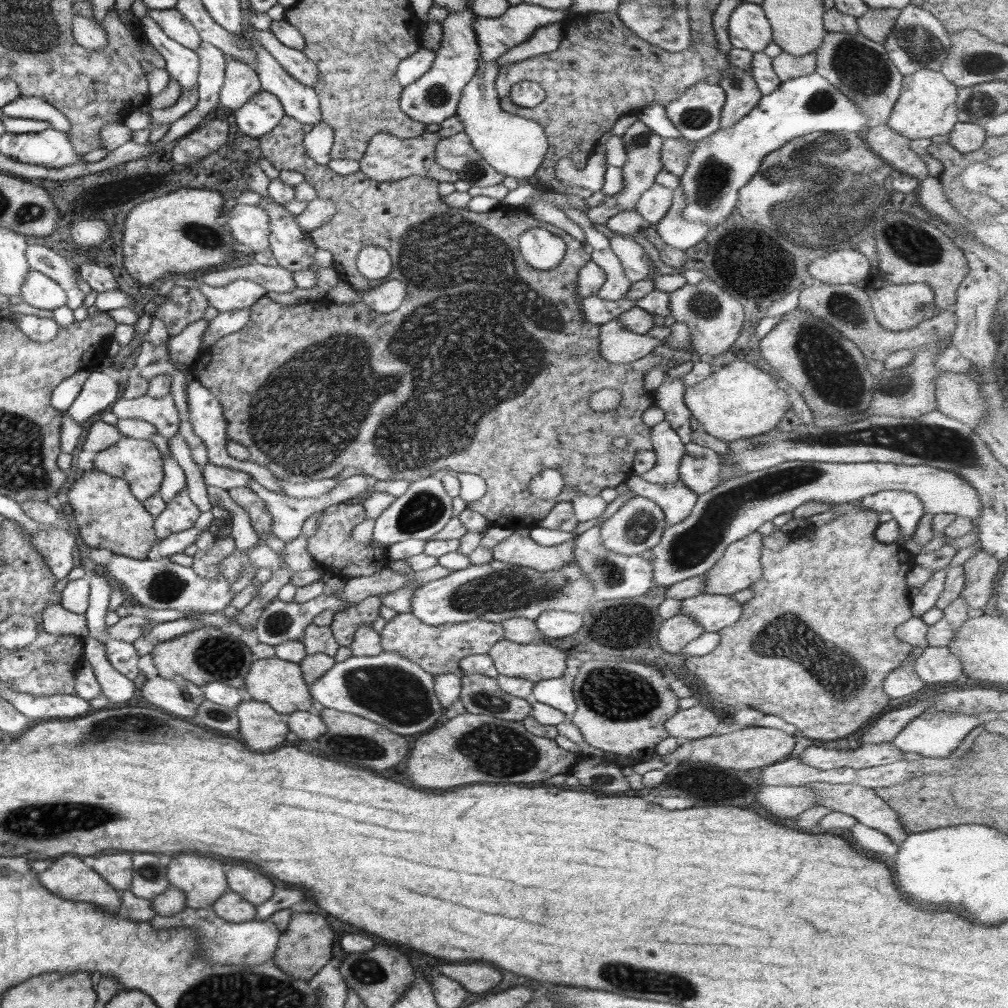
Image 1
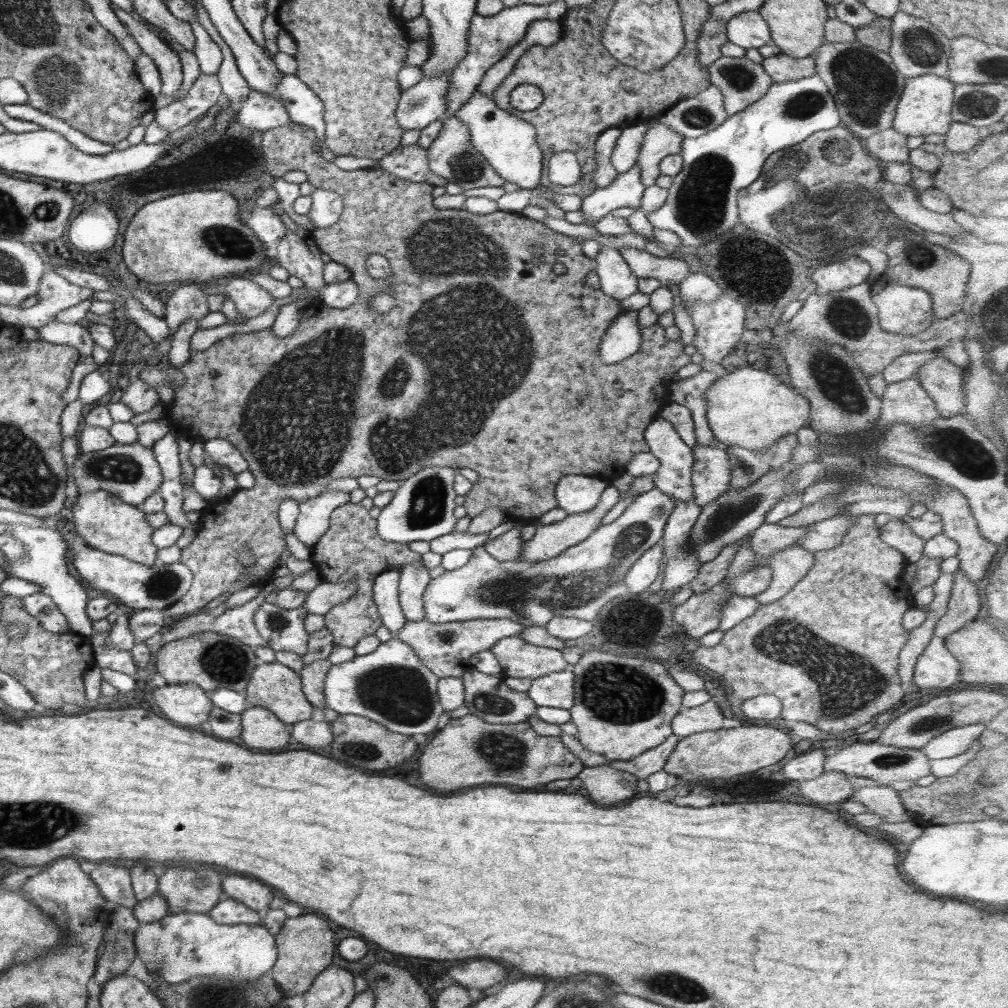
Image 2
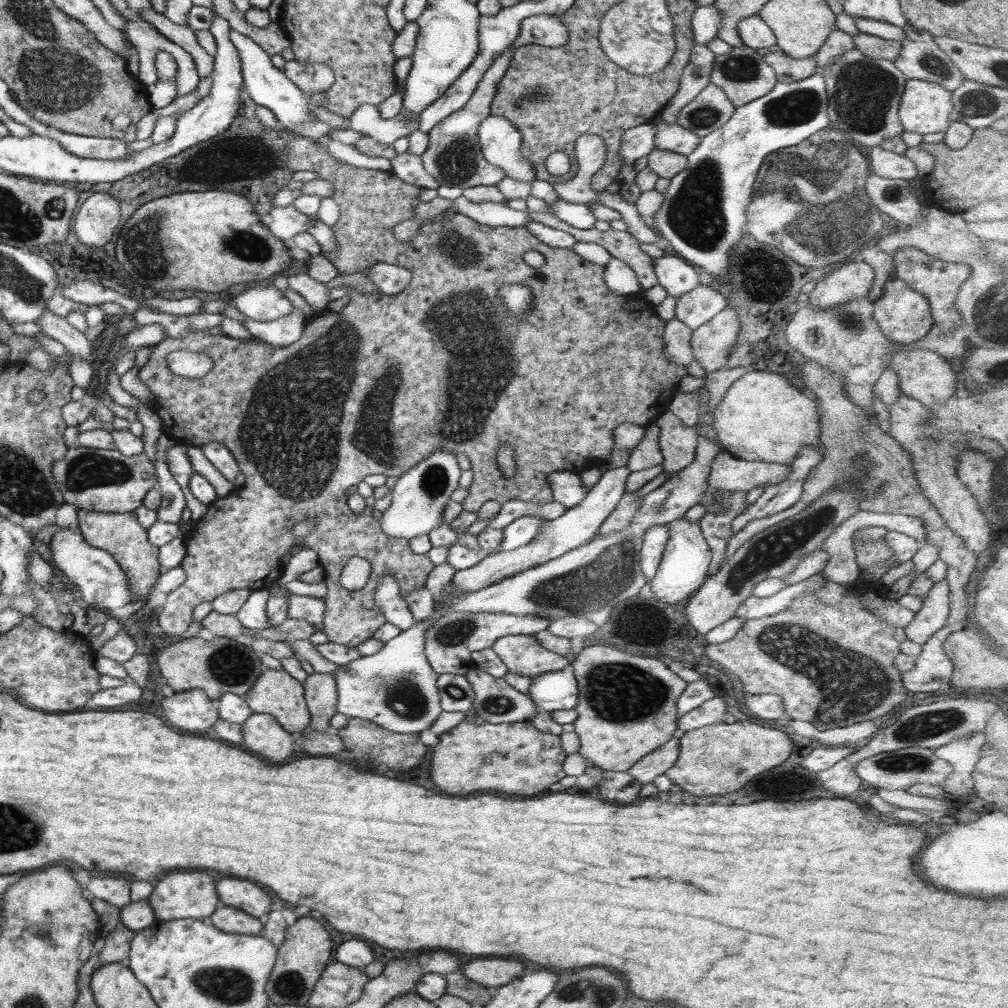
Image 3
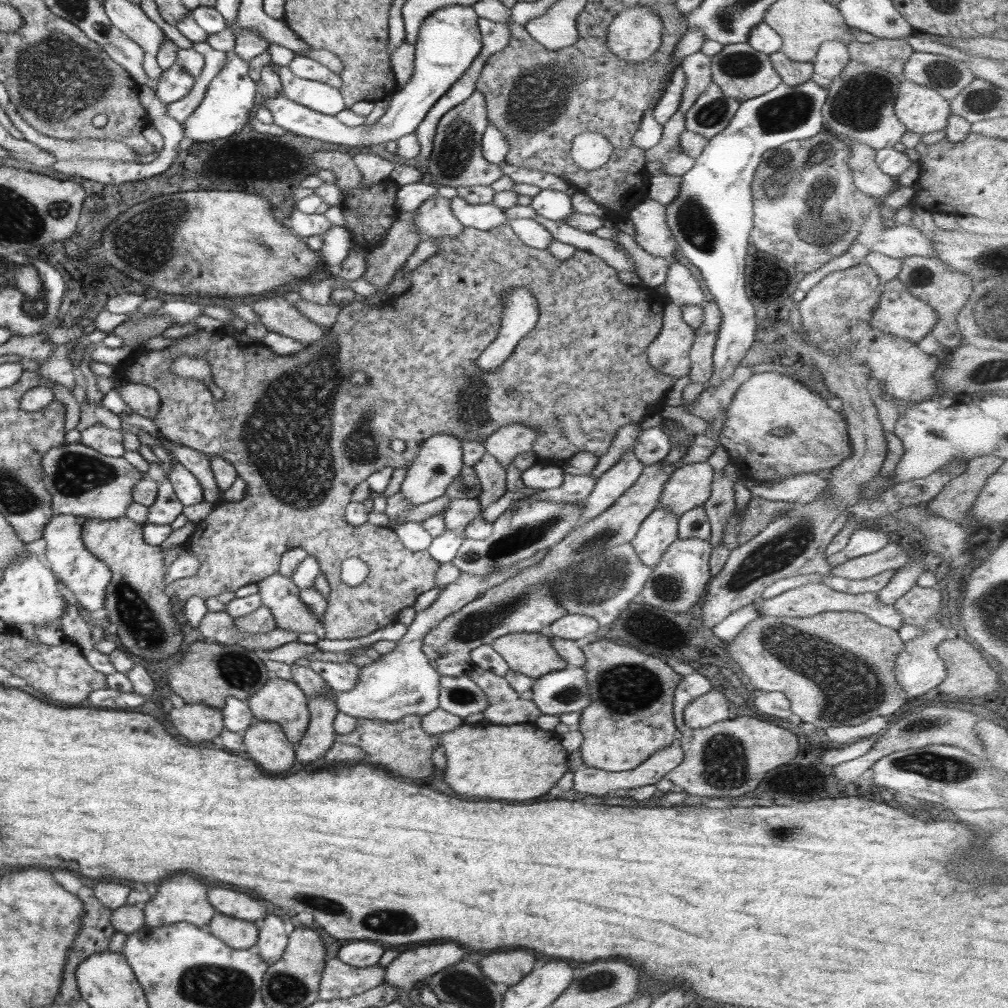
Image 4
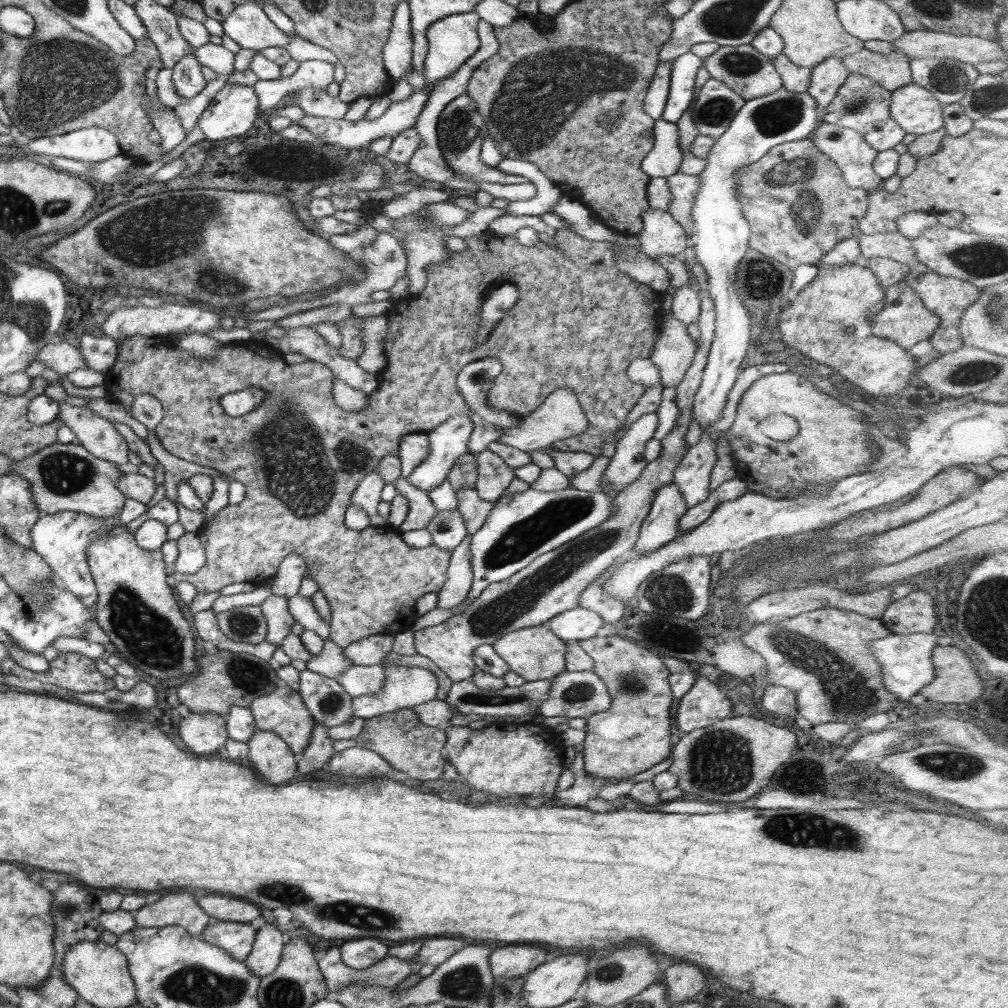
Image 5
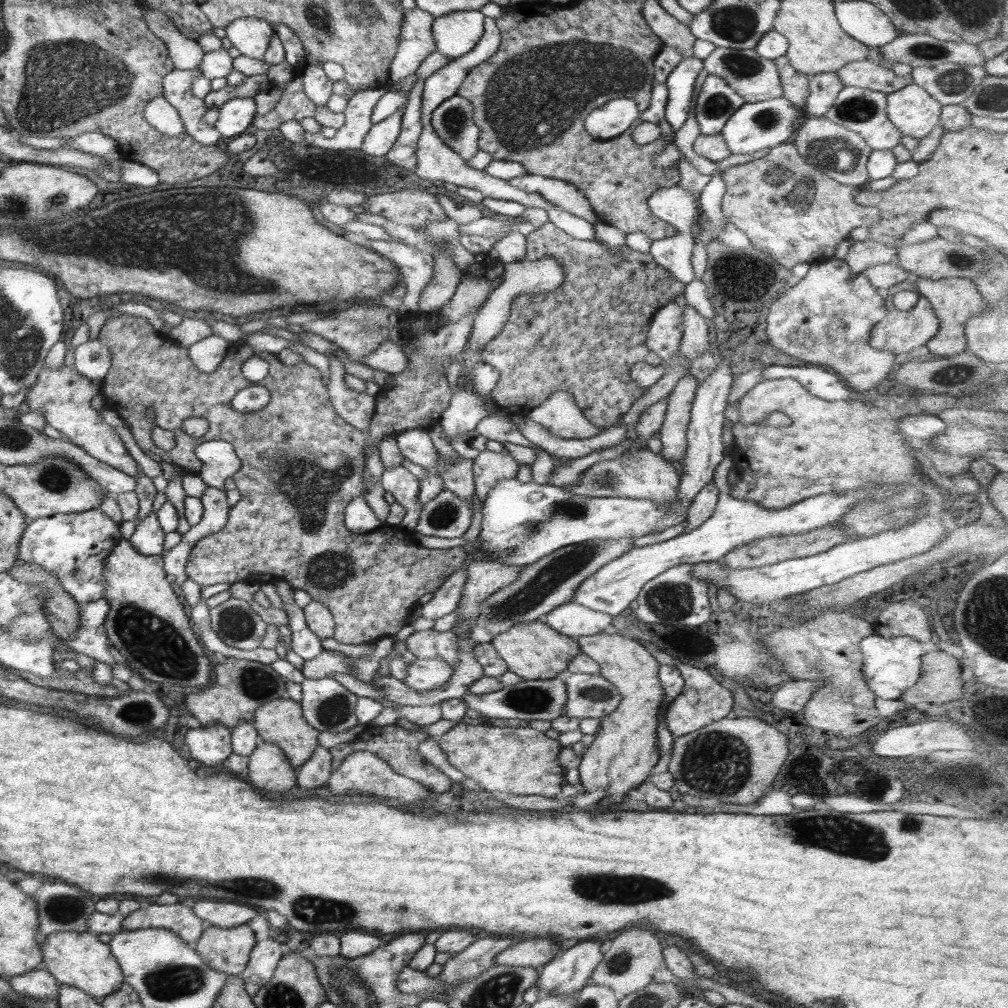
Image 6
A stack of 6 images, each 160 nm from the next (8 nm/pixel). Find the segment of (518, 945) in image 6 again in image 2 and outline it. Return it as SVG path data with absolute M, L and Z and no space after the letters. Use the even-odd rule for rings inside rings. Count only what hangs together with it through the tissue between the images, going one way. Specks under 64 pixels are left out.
M472 960L472 962L466 962L462 966L450 968L448 974L468 990L470 988L484 990L506 978L506 970L490 960Z

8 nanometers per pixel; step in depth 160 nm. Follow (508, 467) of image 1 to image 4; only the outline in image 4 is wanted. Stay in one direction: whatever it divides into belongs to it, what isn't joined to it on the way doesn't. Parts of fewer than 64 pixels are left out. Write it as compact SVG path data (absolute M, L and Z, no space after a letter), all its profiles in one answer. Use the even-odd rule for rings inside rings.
M319 151L313 152L313 165L320 169L330 170L336 177L336 185L338 185L344 193L342 204L343 213L346 219L344 228L350 231L353 236L353 242L363 246L370 251L372 248L382 244L387 237L389 228L398 218L399 211L394 206L395 198L399 185L391 178L385 178L376 186L365 186L363 184L362 173L355 165L353 158L341 151ZM502 225L492 230L478 230L470 226L463 227L463 231L458 236L440 236L432 238L439 246L436 254L427 258L425 262L419 264L410 276L410 289L398 298L390 298L381 306L368 306L354 302L346 304L336 323L328 332L323 334L322 339L304 346L302 351L292 355L292 357L282 357L270 351L268 347L260 341L255 341L244 345L239 343L234 337L217 335L216 332L209 333L204 330L197 330L194 334L186 334L176 343L164 351L144 351L137 352L129 363L122 363L117 367L116 378L124 378L134 382L136 386L146 386L155 388L158 391L161 407L158 415L153 419L162 437L174 444L193 448L204 453L209 458L221 456L224 460L229 460L231 465L237 470L237 476L244 479L246 483L246 494L240 502L221 501L216 504L216 508L200 522L196 523L195 531L190 535L184 546L194 551L194 556L198 560L197 574L188 578L181 578L173 581L170 585L174 594L183 605L185 600L191 596L199 596L206 600L223 592L235 592L238 587L248 583L257 583L279 572L281 557L290 548L302 548L309 556L318 561L321 573L327 578L330 587L330 594L327 598L327 607L322 618L323 626L326 629L325 637L328 640L350 640L351 638L362 638L372 634L375 630L397 622L398 611L403 608L413 606L419 594L430 590L437 584L436 573L439 563L432 559L427 550L412 552L408 550L399 536L390 526L375 527L370 525L355 527L345 519L345 508L351 501L352 491L365 481L373 472L382 470L384 467L392 467L394 470L400 467L408 468L414 458L418 456L420 445L435 434L448 433L460 442L479 440L482 441L502 426L510 424L520 424L526 428L532 428L534 432L539 432L538 438L533 442L532 451L538 463L561 466L571 456L577 452L591 452L597 457L608 452L611 442L622 426L631 423L640 423L646 415L657 411L664 403L666 393L678 380L676 376L664 374L656 370L650 363L647 356L647 349L652 341L659 335L663 326L663 312L665 308L664 298L653 288L647 288L644 284L638 284L637 288L630 288L620 282L619 274L615 268L608 266L599 256L590 254L588 251L578 249L572 257L562 261L556 259L547 249L537 249L526 246L522 240L516 236L510 225ZM526 286L530 293L538 301L538 311L540 312L536 330L528 332L516 346L516 350L508 356L508 360L494 370L494 374L482 374L480 380L480 368L476 366L476 358L496 340L502 321L502 309L504 304L500 302L500 295L506 289L520 289ZM190 354L192 357L206 359L211 366L213 385L221 388L225 392L222 400L216 400L206 384L193 378L184 378L171 371L171 364L182 355ZM361 370L368 376L366 386L354 386L349 381L352 371ZM395 438L404 440L406 449L403 452L395 452L390 447L390 442ZM351 557L360 558L369 568L369 575L358 586L348 586L342 582L341 565L344 560Z

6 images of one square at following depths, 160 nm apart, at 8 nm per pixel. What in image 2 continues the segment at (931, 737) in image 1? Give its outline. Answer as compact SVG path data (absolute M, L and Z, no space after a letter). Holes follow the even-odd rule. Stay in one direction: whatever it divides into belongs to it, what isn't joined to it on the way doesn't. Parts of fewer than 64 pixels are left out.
M982 723L957 726L943 732L940 736L935 736L922 748L922 752L929 760L950 759L964 754L975 740L979 740L980 736L988 736L986 728L986 725Z

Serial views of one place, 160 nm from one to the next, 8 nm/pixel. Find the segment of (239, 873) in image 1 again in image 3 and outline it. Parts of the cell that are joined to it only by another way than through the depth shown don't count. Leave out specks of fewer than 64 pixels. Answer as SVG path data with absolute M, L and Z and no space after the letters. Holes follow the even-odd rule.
M220 880L216 882L220 904L232 906L256 918L272 911L272 900L260 887L246 880Z

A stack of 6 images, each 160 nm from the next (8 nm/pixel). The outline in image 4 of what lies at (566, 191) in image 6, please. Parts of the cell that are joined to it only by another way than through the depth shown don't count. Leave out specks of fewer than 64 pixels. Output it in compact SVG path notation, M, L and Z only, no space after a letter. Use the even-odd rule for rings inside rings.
M476 90L464 102L447 110L437 124L433 140L433 149L422 167L433 178L433 184L439 186L469 187L491 186L502 178L499 165L488 162L481 151L481 140L488 126L486 101L483 94Z

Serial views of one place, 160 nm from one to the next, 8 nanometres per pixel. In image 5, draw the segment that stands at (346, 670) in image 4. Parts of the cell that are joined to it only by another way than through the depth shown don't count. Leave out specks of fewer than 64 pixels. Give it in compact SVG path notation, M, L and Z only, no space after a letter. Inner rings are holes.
M353 664L336 680L353 698L364 694L378 694L386 679L385 669L386 667L379 664L373 664L372 666Z

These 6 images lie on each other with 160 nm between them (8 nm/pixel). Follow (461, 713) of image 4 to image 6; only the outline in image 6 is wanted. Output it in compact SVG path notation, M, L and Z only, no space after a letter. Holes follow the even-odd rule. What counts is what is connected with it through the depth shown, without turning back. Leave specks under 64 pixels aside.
M564 677L551 679L522 679L512 686L486 694L472 694L468 691L462 698L472 710L487 718L520 718L520 720L556 720L563 715L567 692Z

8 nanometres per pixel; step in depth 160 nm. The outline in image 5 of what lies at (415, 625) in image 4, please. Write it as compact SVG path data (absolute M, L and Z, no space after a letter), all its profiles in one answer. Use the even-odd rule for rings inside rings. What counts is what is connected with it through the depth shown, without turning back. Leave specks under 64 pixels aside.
M386 668L385 676L383 687L378 694L364 694L352 699L354 717L370 719L436 699L438 681L436 675L428 669Z

